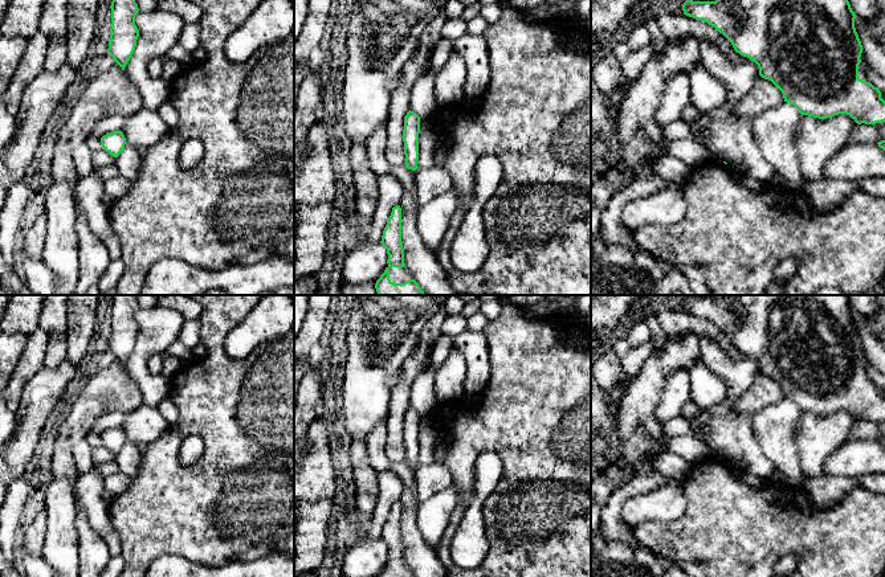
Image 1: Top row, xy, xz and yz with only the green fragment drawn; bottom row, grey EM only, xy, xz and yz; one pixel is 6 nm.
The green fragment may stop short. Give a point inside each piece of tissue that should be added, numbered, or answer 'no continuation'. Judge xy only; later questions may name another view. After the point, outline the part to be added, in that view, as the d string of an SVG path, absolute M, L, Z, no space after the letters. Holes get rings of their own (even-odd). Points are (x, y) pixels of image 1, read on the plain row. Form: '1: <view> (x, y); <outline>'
no continuation

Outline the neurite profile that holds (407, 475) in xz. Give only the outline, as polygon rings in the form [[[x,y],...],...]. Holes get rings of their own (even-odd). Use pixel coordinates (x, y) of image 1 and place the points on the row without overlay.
[[[391,462],[390,463],[390,470],[392,470],[393,472],[396,472],[400,476],[404,486],[408,486],[408,487],[413,488],[415,499],[417,500],[417,504],[419,504],[415,472],[407,465],[397,463],[397,462]]]

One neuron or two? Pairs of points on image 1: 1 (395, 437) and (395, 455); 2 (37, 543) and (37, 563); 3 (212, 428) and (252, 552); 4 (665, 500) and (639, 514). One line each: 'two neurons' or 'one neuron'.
1: one neuron
2: two neurons
3: two neurons
4: one neuron

